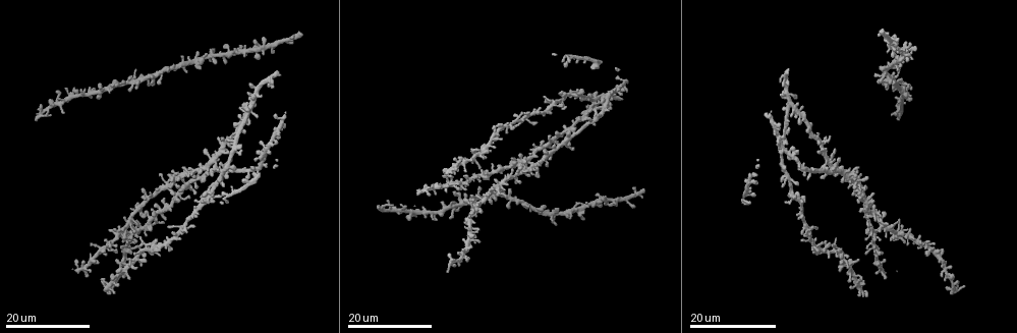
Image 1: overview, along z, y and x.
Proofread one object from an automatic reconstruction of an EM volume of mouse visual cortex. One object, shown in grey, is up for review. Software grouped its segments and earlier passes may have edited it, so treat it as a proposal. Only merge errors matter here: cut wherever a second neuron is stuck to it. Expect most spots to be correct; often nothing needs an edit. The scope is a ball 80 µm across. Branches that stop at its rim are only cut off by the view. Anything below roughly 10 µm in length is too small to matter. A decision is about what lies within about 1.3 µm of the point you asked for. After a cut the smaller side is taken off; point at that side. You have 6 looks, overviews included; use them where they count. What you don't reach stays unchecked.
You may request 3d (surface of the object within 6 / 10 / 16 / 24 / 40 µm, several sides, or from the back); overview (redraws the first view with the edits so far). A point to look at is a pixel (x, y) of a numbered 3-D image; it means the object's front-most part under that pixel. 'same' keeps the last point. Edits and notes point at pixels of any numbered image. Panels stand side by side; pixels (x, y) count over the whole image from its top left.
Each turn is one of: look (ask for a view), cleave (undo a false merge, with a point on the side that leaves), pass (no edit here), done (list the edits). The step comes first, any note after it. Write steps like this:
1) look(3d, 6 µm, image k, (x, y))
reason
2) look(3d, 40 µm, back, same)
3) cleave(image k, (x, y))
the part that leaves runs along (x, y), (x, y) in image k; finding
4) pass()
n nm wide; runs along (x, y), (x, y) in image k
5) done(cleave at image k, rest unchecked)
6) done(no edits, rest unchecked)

look(3d, 24 µm, image 1, (117, 236))
four arms meet

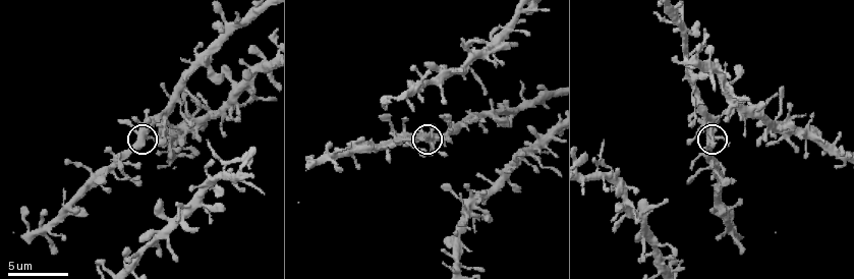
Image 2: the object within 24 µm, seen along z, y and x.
look(3d, 6 µm, image 2, (142, 135))
zoom in

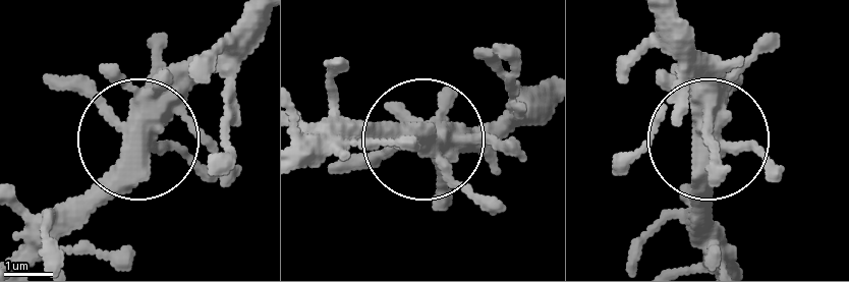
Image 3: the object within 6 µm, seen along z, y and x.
pass()
460 nm wide; runs along (539, 87), (478, 127), (324, 139) in image 3; all the same neuron

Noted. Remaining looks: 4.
look(3d, 16 µm, image 1, (185, 173))
arms part here

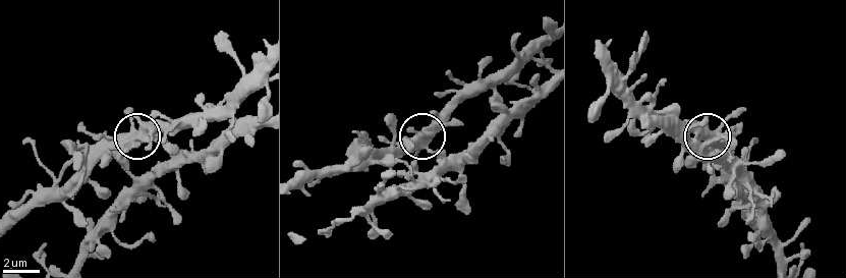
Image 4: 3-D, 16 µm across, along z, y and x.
look(3d, 6 µm, image 4, (132, 132))

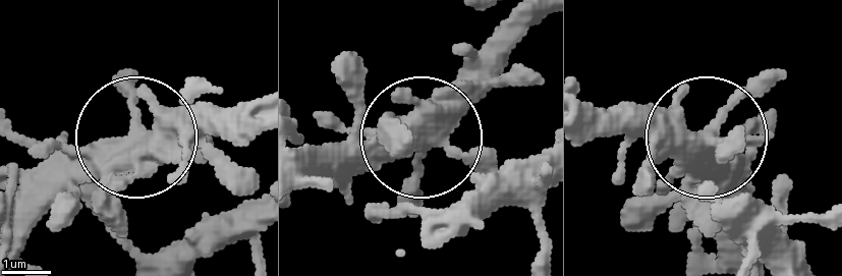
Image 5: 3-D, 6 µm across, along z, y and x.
pass()
3 arms; continuous, no second neuron

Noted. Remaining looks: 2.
look(3d, 24 µm, image 1, (160, 72))
branch point

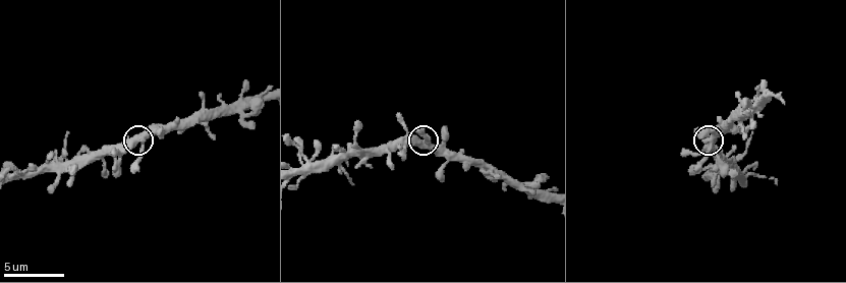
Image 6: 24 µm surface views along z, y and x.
look(3d, 10 µm, image 6, (134, 138))

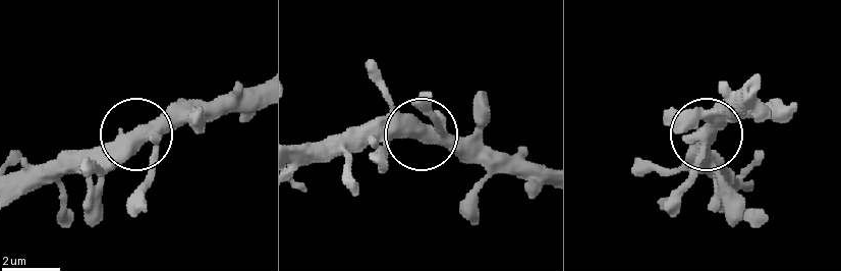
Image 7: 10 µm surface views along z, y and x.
pass()
3 arms; one neuron here

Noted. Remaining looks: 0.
done(no edits, rest unchecked)

